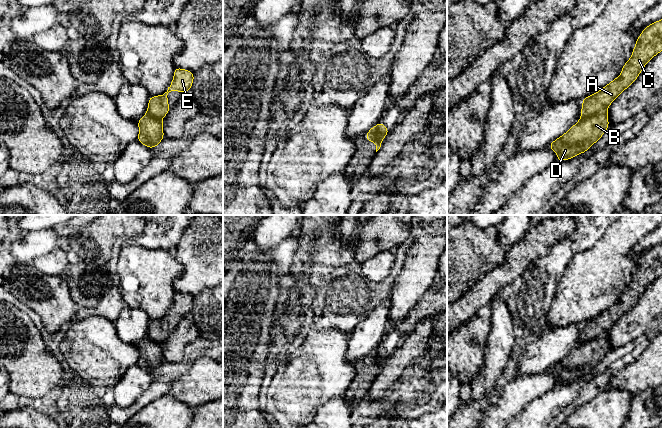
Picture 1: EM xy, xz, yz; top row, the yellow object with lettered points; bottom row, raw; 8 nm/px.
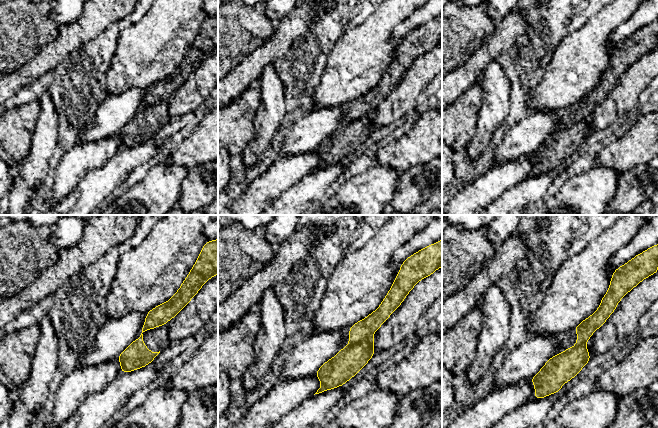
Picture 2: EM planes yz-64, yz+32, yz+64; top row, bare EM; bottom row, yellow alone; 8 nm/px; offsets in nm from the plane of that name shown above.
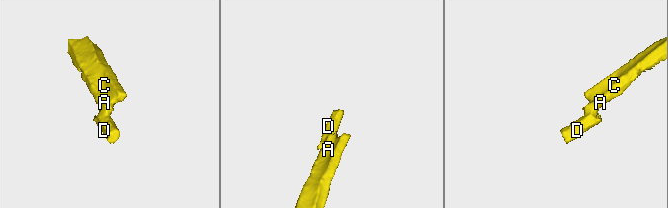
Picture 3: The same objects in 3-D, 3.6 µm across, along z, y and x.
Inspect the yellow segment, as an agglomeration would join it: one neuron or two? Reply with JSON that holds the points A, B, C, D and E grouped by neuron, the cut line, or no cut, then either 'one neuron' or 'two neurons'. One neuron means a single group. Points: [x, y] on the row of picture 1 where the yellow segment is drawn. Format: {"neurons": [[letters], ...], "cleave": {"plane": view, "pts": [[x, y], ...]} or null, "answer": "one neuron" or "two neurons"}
{"neurons": [["A", "C", "E"], ["B", "D"]], "cleave": {"plane": "yz", "pts": [[606, 108], [593, 115], [583, 115], [581, 117]]}, "answer": "two neurons"}

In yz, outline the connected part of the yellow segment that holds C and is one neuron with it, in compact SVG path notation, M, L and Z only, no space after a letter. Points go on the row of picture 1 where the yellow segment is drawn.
M662 19L643 29L631 58L625 63L621 75L600 91L582 100L582 116L594 116L610 104L639 76L646 63L662 51Z

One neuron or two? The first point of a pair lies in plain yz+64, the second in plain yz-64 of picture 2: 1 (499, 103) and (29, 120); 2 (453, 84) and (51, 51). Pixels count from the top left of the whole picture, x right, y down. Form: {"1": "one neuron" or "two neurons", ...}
{"1": "two neurons", "2": "one neuron"}

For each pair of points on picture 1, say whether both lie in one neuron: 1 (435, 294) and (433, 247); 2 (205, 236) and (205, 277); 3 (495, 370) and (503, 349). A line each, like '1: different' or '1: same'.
1: different
2: same
3: same

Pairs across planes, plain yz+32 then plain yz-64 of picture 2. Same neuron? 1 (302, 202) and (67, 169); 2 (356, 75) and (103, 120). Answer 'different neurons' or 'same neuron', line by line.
1: different neurons
2: different neurons

